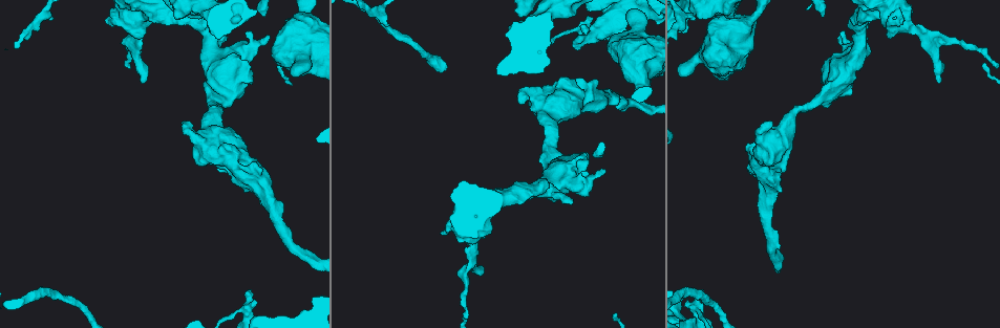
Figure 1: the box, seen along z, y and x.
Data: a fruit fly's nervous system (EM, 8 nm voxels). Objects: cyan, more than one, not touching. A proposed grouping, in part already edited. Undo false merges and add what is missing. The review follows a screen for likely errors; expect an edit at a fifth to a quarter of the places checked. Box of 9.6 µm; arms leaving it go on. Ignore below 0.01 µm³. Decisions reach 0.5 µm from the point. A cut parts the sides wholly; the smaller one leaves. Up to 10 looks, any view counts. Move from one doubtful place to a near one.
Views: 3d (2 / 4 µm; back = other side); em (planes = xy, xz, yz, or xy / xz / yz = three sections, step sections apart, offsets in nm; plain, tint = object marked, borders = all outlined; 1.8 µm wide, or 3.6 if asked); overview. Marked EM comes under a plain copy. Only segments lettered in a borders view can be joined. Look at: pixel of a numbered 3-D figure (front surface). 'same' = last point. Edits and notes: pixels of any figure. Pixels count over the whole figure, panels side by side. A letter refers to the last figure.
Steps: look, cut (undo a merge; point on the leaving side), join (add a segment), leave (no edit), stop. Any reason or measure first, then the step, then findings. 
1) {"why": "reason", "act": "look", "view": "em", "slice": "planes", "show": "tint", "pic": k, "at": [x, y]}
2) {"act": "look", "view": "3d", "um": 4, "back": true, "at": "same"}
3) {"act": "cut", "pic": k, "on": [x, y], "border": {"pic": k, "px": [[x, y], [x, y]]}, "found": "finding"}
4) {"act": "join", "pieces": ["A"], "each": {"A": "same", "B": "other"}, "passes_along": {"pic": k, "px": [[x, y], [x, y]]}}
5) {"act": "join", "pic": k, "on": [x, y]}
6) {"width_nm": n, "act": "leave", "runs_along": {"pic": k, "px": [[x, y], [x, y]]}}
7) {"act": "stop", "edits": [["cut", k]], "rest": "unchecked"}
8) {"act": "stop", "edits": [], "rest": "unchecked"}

{"why": "free end", "act": "look", "view": "em", "slice": "yz", "step": 16, "show": "tint", "pic": 1, "at": [529, 102]}

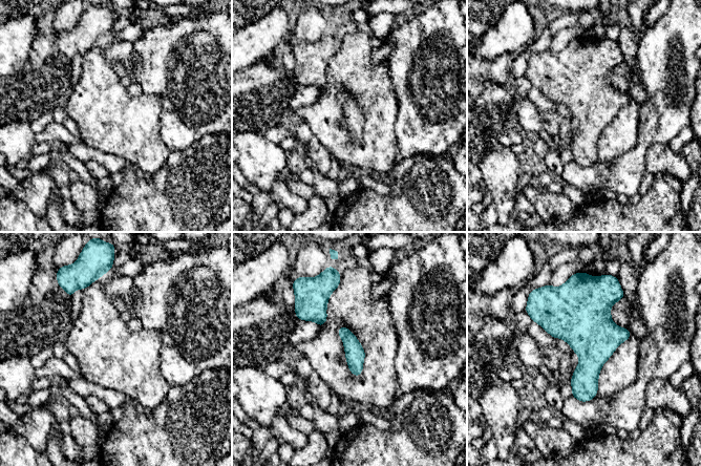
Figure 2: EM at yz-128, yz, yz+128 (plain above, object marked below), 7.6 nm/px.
{"act": "look", "view": "em", "slice": "yz", "step": 16, "show": "borders", "at": "same"}

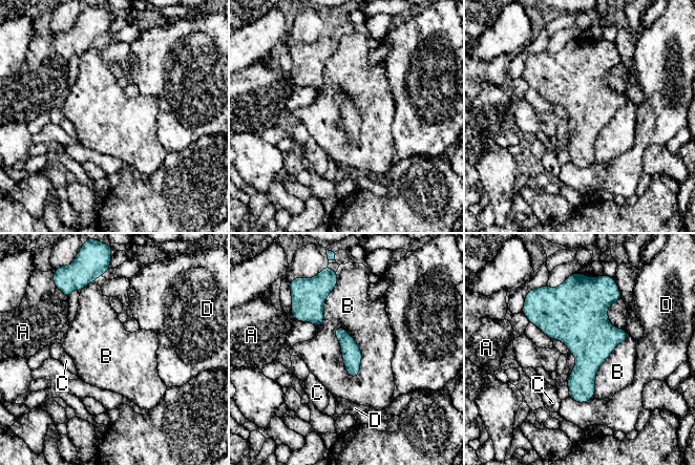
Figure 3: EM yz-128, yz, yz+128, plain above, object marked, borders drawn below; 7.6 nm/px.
{"act": "leave", "each": {"A": "other", "B": "other", "C": "other", "D": "other"}, "found": "none of them fits"}

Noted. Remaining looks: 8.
{"why": "calibre changes", "act": "look", "view": "3d", "um": 4, "pic": 1, "at": [225, 82]}

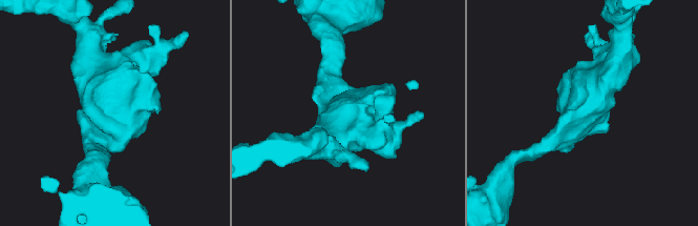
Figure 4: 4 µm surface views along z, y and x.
{"why": "need the tissue", "act": "look", "view": "em", "um": 3.6, "slice": "planes", "show": "borders", "pic": 4, "at": [114, 109]}

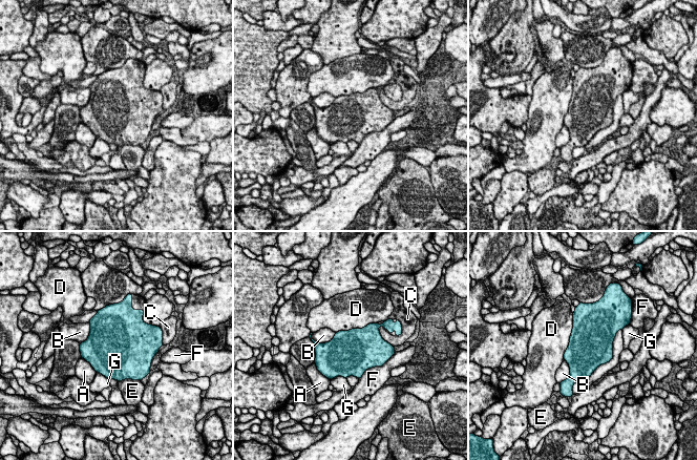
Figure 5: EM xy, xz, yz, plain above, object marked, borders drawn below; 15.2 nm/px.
{"act": "leave", "each": {"A": "other", "B": "other", "C": "other", "D": "other", "E": "other", "F": "other", "G": "other"}, "border": {"pic": 5, "px": [[573, 315], [573, 328], [564, 359]]}, "found": "all the same cell"}

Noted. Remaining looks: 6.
{"why": "branch stops here", "act": "look", "view": "em", "slice": "yz", "step": 8, "show": "borders", "pic": 1, "at": [479, 271]}

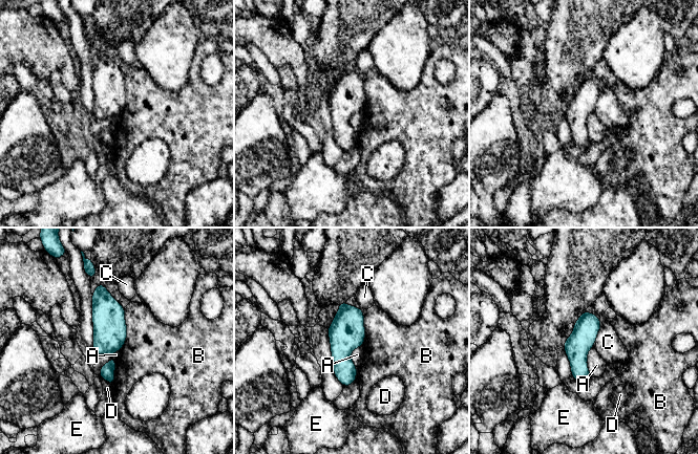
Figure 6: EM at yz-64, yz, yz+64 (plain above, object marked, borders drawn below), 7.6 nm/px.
{"why": "cut it another way", "act": "look", "view": "em", "slice": "planes", "show": "borders", "at": "same"}

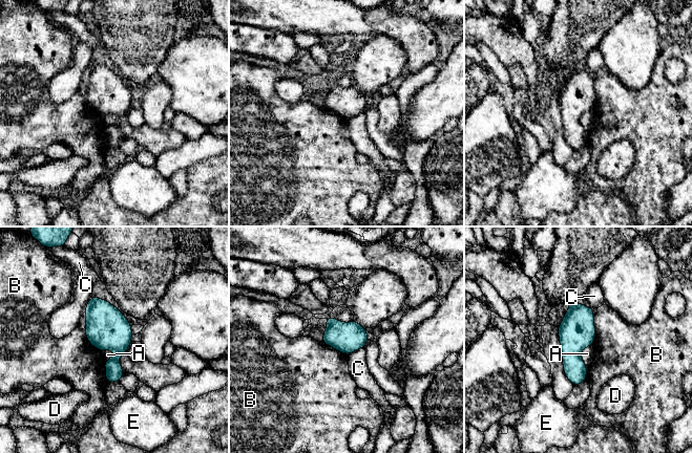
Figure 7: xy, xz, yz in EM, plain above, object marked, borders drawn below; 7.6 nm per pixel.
{"longest_contact_nm": ["B", 200], "act": "leave", "each": {"A": "other", "B": "other", "C": "other", "D": "other", "E": "other"}, "border": {"pic": 7, "px": [[591, 344], [581, 351], [587, 367]]}, "found": "no lettered segment goes on from it"}

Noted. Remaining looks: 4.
{"why": "thick turns thin", "act": "look", "view": "em", "slice": "planes", "show": "borders", "pic": 1, "at": [695, 311]}

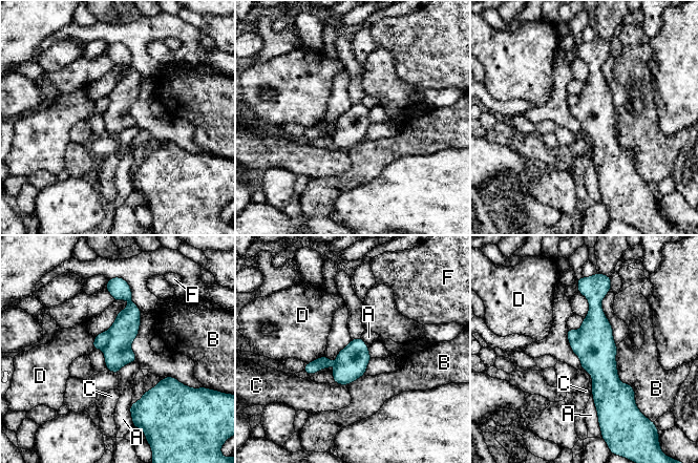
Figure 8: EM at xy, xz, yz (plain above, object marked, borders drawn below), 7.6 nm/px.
{"act": "cut", "pic": 8, "on": [101, 340], "each": {"A": "other", "B": "other", "C": "other", "D": "other", "F": "other"}, "border": {"pic": 8, "px": [[107, 331], [109, 340], [103, 349]]}, "found": "a second cell is stuck on"}

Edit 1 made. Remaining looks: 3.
{"act": "stop", "edits": [["cut", 8]], "rest": "unchecked"}

